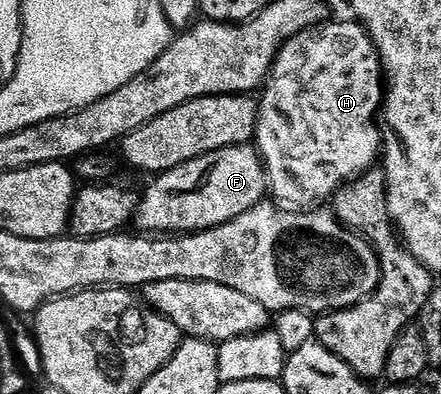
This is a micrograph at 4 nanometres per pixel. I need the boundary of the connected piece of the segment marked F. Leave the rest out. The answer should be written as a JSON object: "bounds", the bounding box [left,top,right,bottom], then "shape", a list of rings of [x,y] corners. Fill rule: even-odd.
{"bounds":[134,145,268,235],"shape":[[[232,145],[189,160],[158,174],[140,196],[134,228],[147,235],[180,235],[221,226],[264,200],[268,192],[264,166],[254,146]]]}

